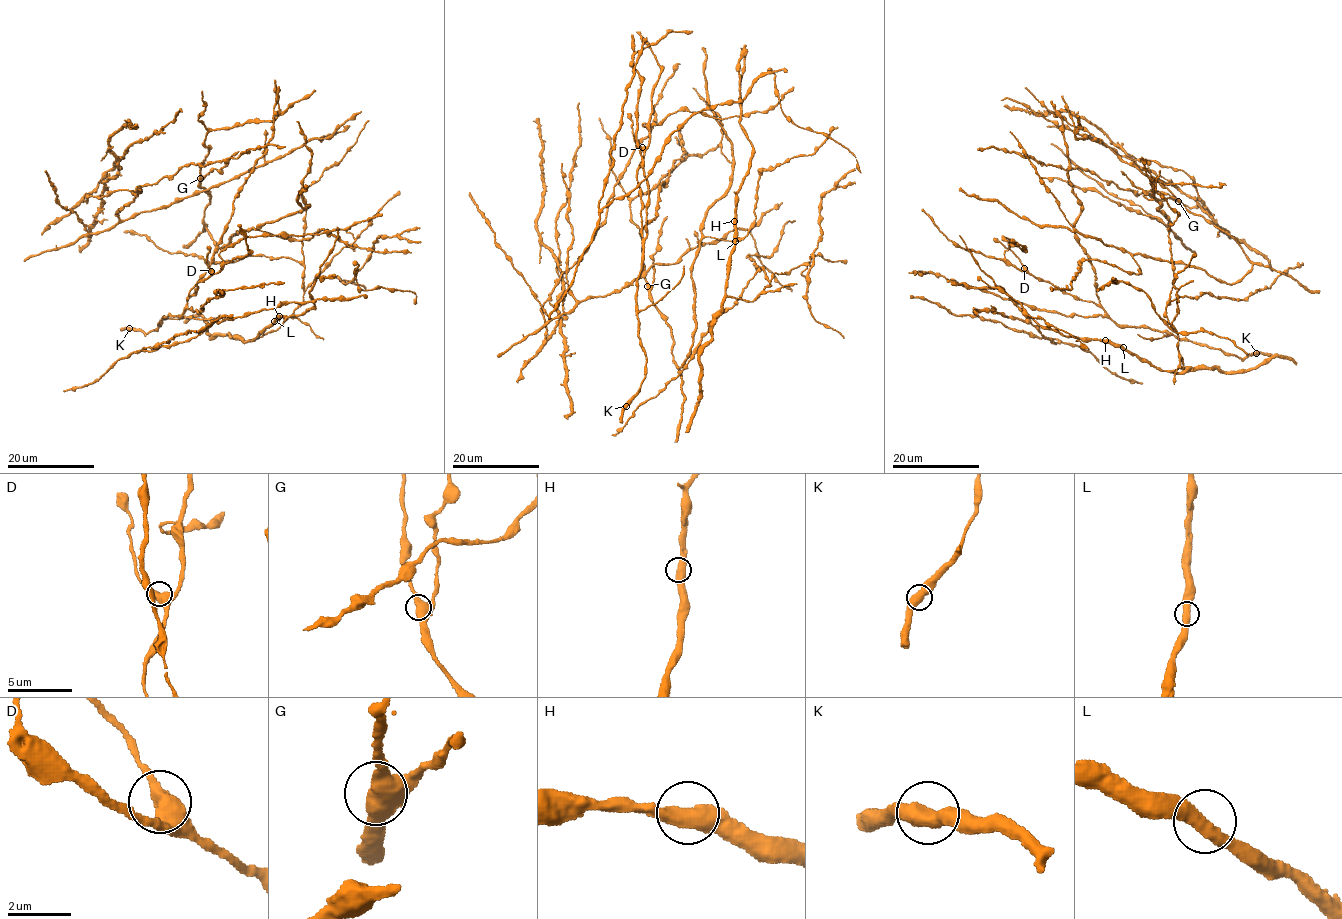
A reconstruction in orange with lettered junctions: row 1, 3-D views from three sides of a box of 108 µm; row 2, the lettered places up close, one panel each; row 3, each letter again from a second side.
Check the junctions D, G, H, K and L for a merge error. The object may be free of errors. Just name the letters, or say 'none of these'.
none of these

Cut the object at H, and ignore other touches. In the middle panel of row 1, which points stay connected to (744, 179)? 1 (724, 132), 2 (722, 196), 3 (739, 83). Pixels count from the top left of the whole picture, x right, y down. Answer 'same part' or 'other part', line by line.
1: other part
2: other part
3: same part

